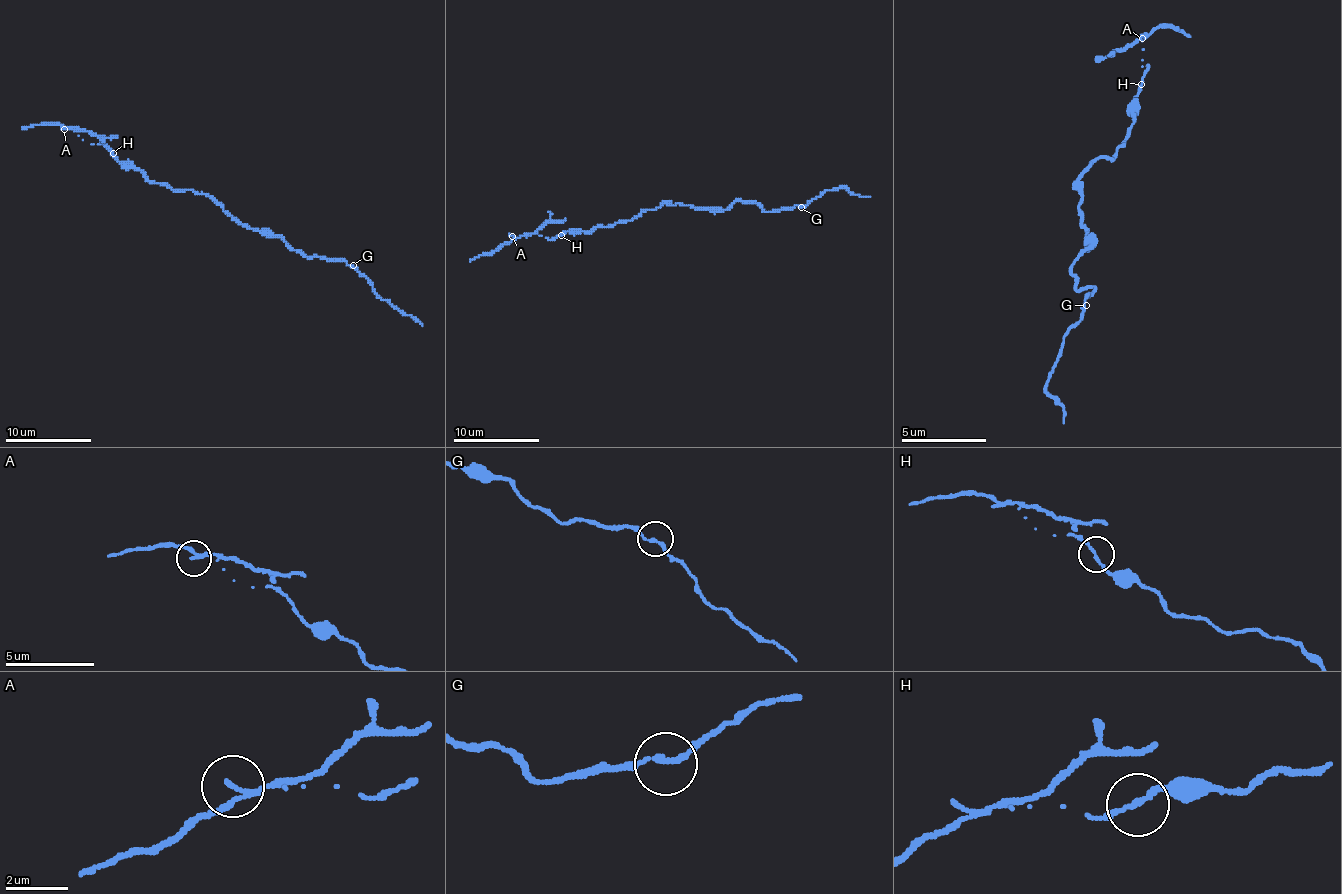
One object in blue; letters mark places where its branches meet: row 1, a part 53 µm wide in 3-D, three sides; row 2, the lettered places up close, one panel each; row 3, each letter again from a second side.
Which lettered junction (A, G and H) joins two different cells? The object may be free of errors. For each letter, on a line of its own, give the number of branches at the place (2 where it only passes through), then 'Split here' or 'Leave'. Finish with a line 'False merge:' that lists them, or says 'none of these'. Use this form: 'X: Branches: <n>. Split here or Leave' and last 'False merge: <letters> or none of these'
A: Branches: 2. Split here
G: Branches: 2. Leave
H: Branches: 2. Leave
False merge: A

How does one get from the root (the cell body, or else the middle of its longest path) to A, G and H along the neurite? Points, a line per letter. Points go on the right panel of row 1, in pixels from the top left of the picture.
A: (1081, 195), (1077, 182), (1124, 144), (1132, 122), (1132, 97), (1149, 67), (1141, 67), (1141, 37)
G: (1081, 195), (1077, 208), (1090, 246), (1073, 263), (1073, 284), (1077, 288), (1094, 288), (1081, 305), (1086, 305)
H: (1081, 195), (1077, 182), (1090, 165), (1098, 156), (1111, 156), (1124, 144), (1132, 122), (1132, 101), (1141, 84)

